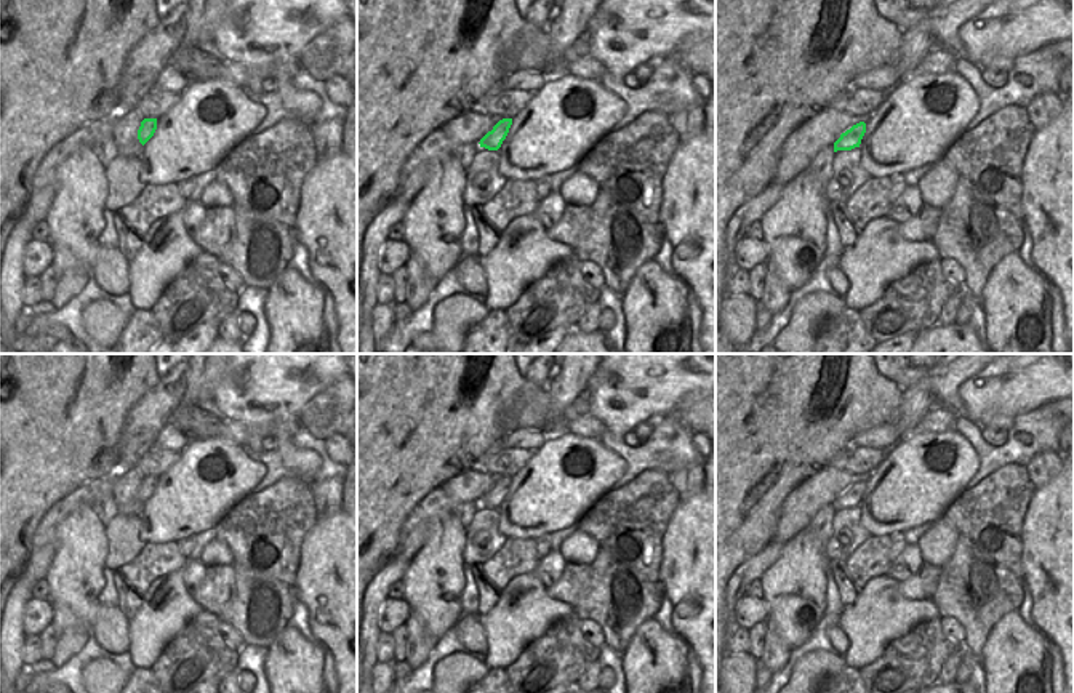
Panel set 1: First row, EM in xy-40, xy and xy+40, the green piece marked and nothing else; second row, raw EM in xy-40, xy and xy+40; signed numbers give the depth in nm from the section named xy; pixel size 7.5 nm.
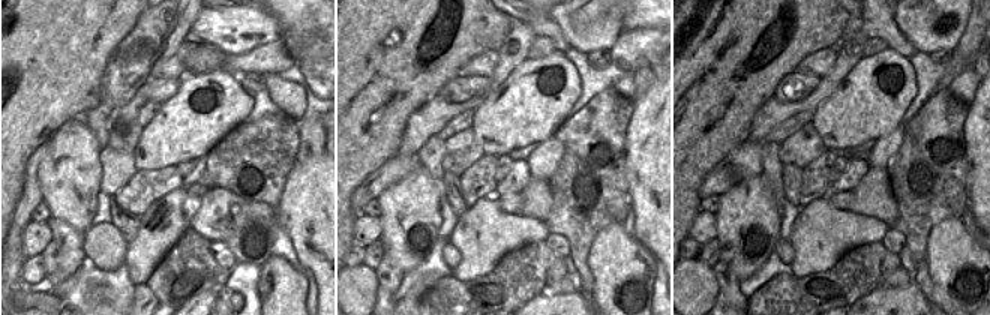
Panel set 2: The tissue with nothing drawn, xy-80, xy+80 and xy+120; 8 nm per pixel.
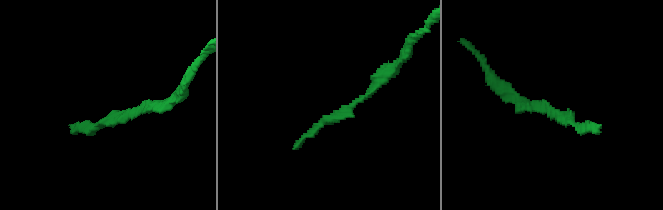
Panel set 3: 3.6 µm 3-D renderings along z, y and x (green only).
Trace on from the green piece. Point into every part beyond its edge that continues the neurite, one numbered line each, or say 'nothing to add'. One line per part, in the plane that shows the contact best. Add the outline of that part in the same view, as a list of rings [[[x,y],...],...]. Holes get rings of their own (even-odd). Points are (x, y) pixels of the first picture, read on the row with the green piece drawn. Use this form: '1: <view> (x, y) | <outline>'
nothing to add

